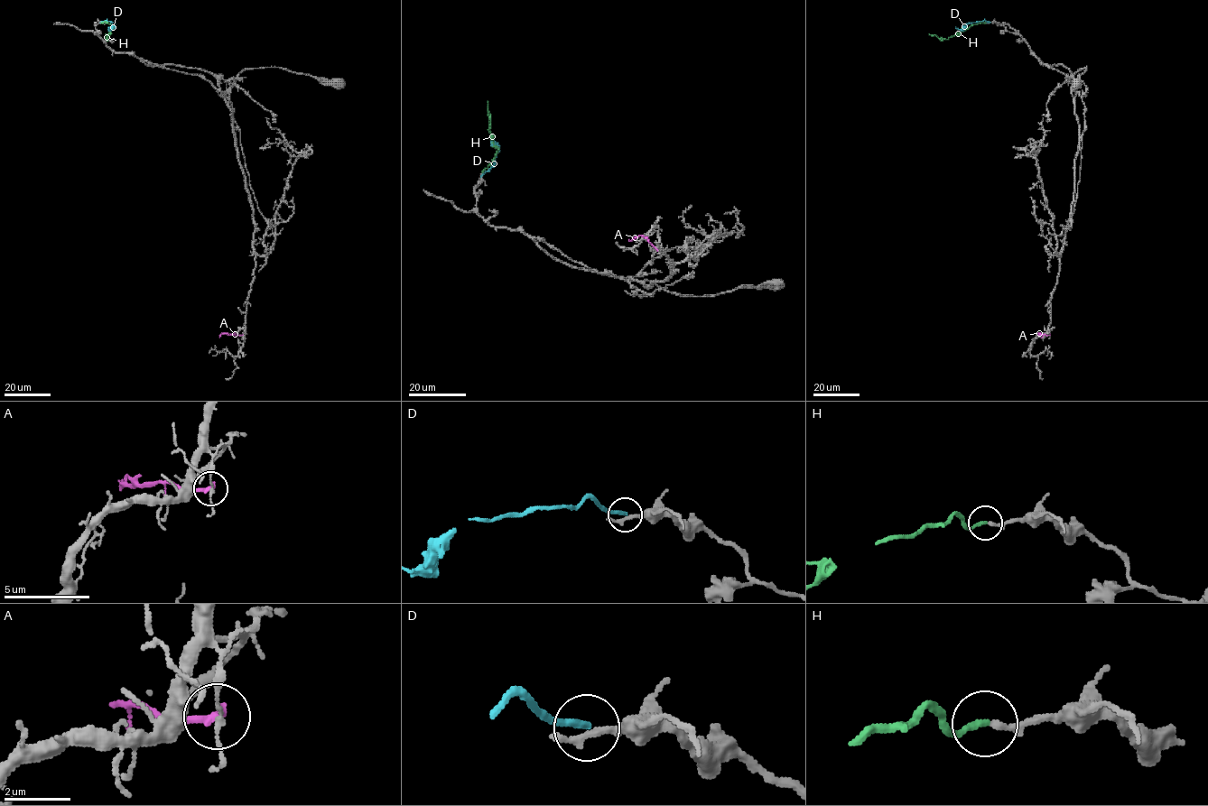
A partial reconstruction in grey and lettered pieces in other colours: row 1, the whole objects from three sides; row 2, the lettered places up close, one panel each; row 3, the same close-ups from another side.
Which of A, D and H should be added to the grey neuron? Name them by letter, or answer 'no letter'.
H

